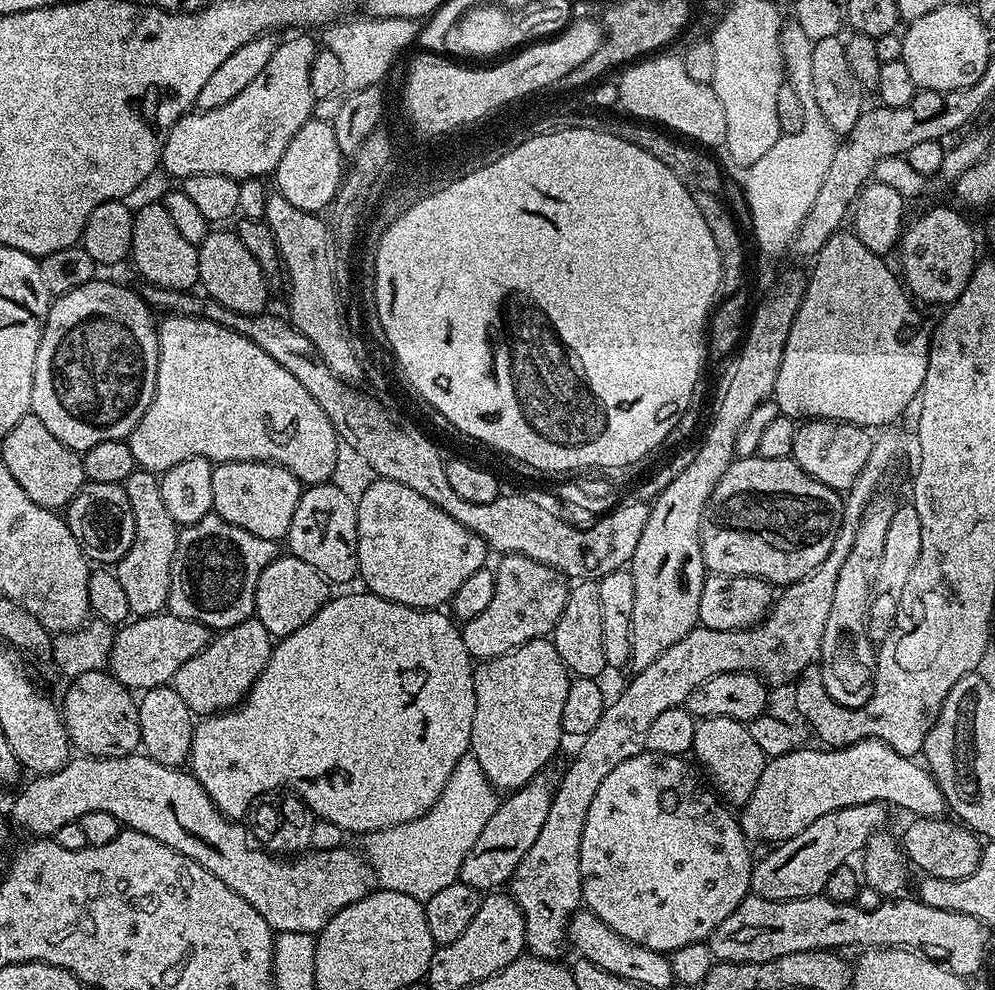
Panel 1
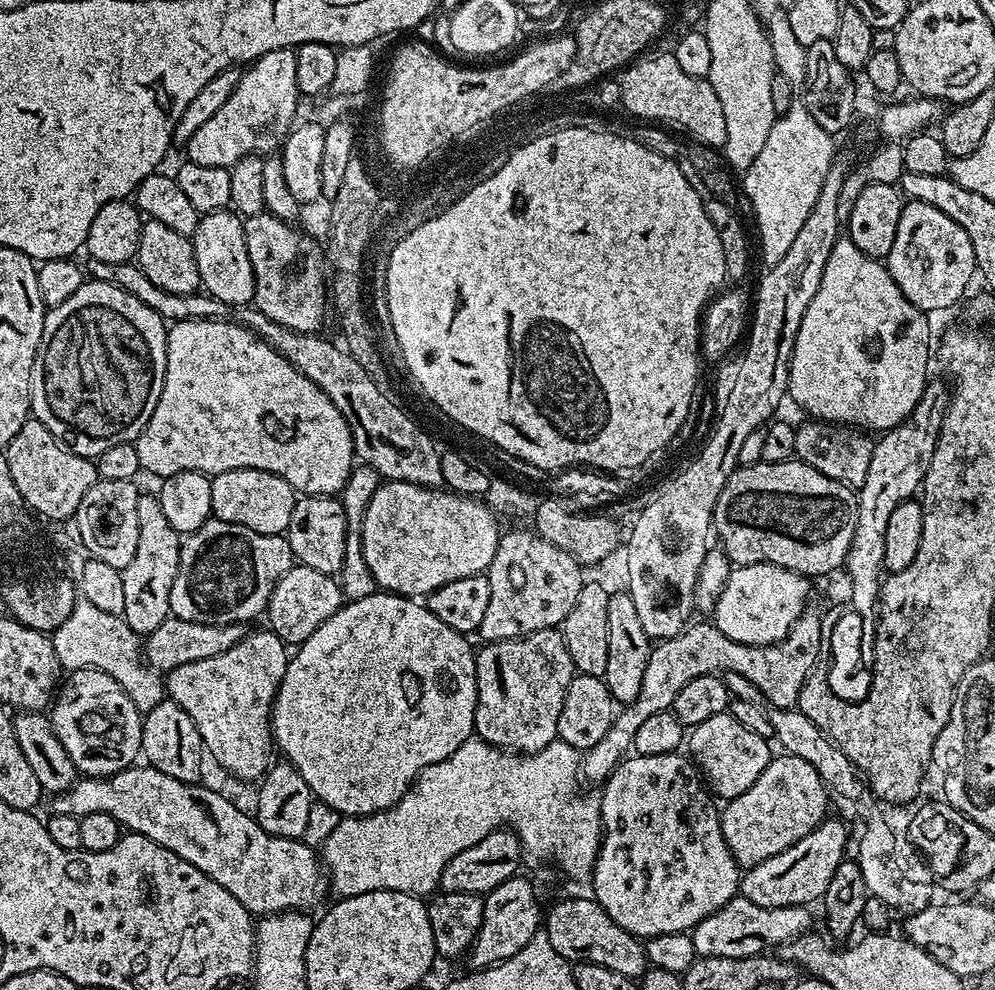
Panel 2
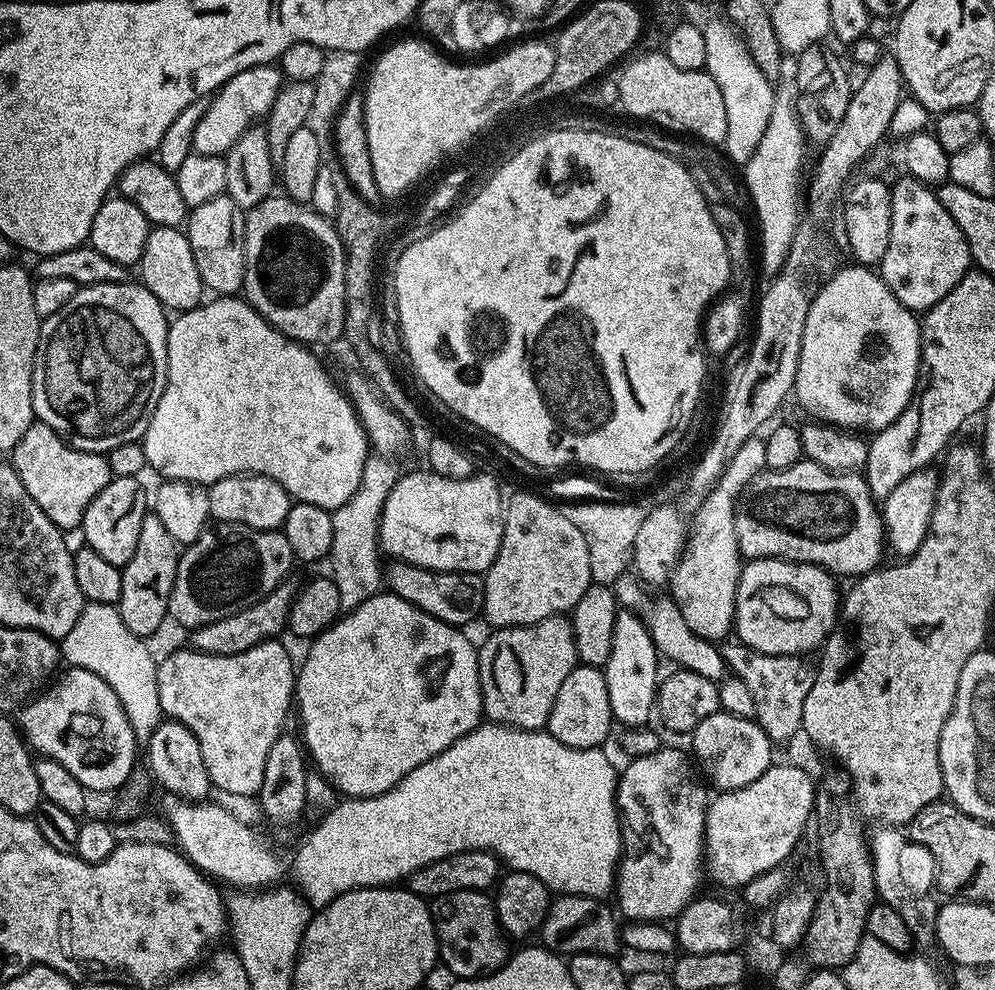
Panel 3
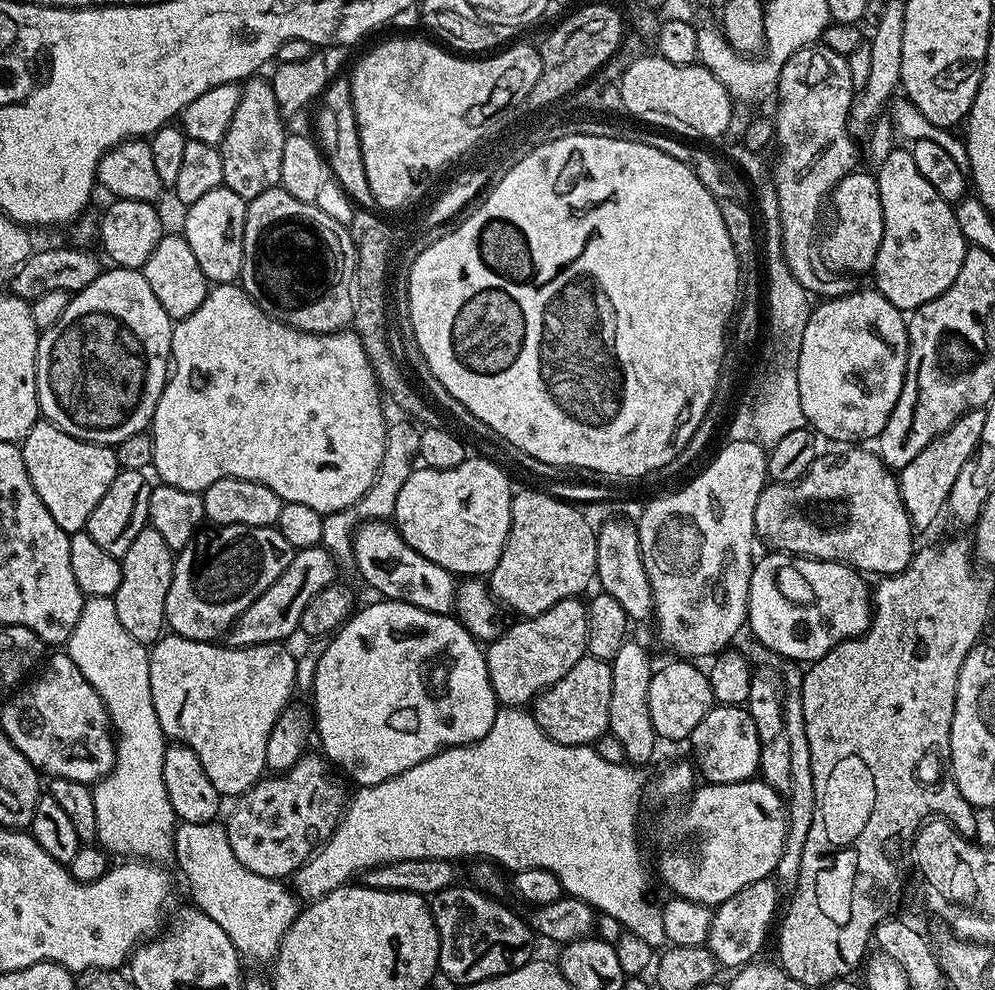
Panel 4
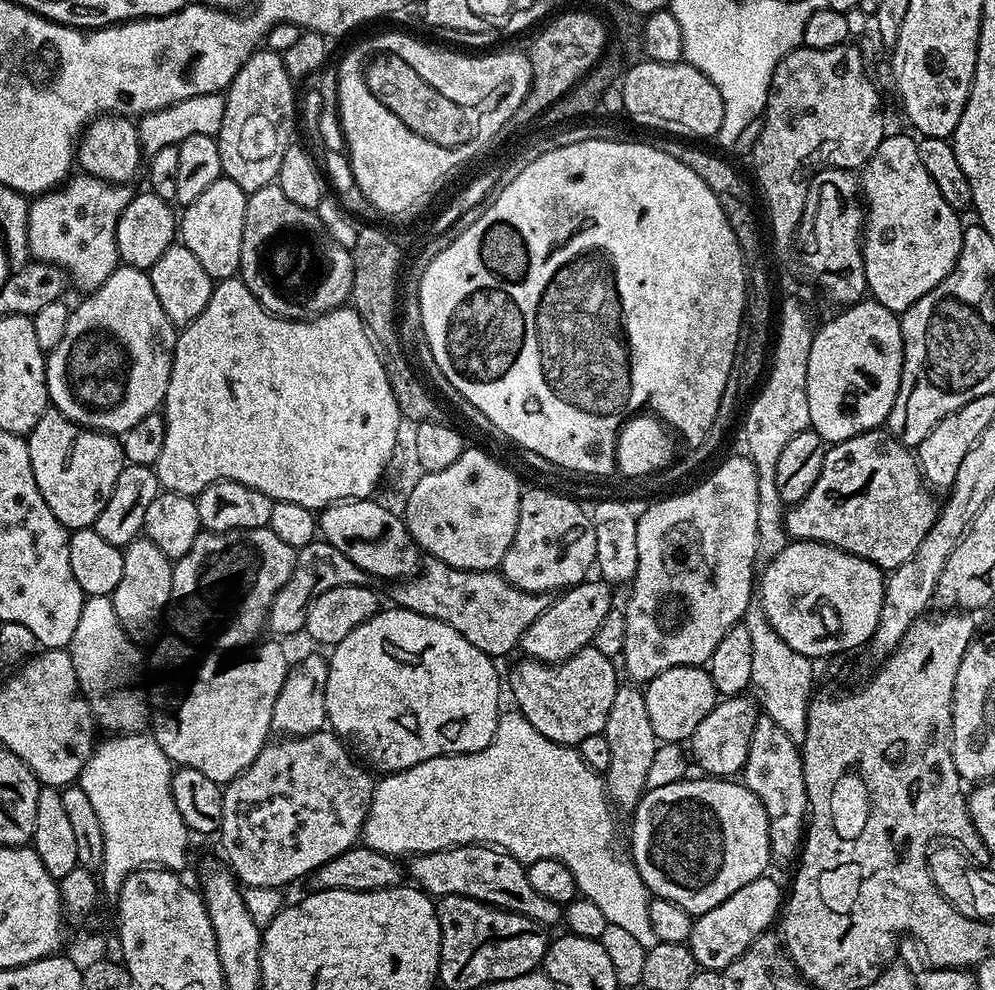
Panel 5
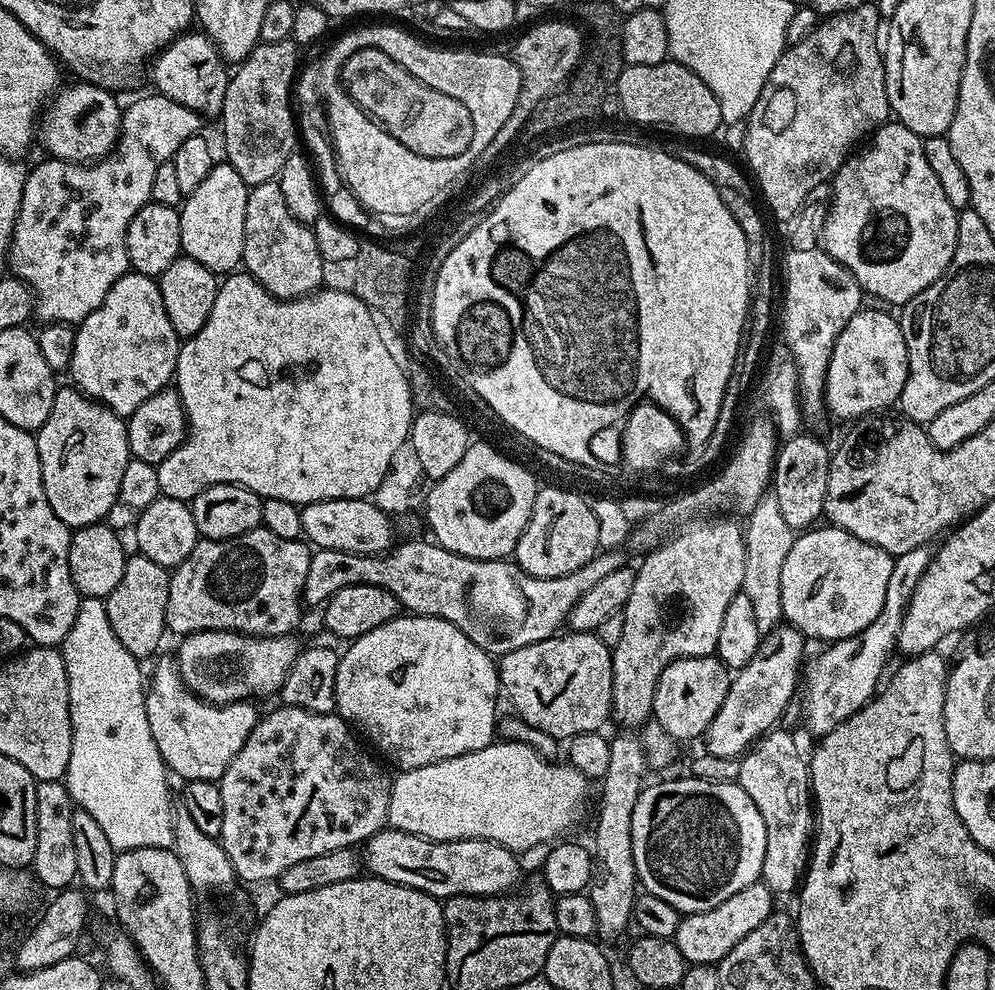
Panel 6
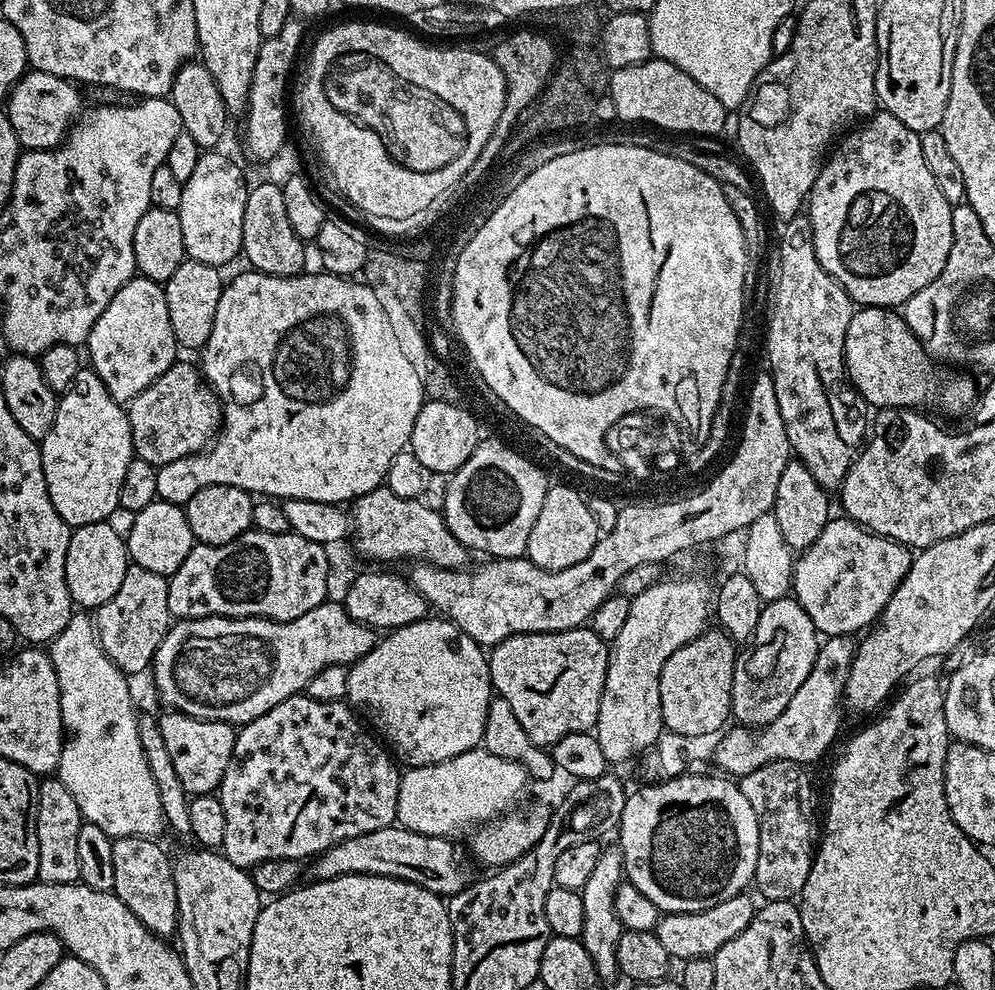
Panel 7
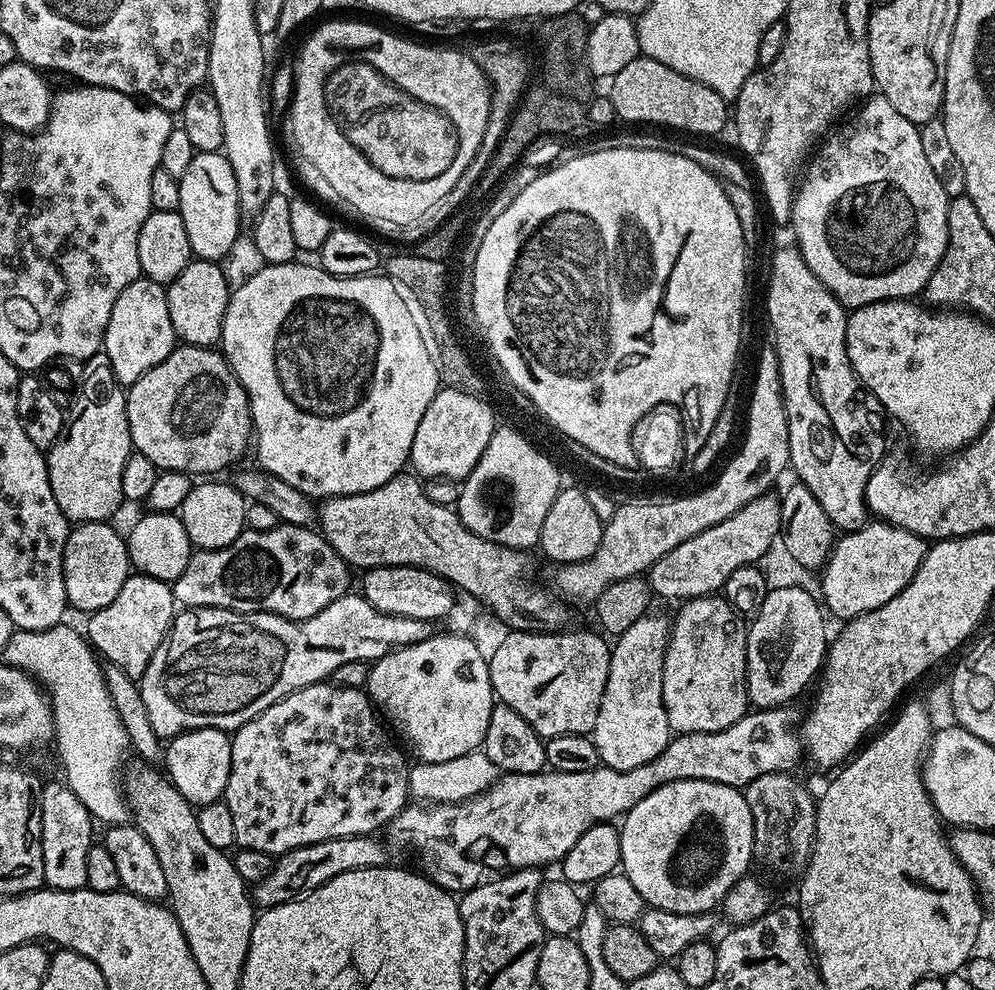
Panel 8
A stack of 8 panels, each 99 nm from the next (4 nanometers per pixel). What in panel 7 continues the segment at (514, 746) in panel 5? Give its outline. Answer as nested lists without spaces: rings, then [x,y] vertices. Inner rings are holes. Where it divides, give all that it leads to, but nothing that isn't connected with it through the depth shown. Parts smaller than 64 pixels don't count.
[[[483,746],[471,748],[469,752],[458,754],[446,762],[418,764],[409,767],[407,771],[400,778],[396,819],[399,827],[409,828],[423,836],[451,837],[452,832],[466,827],[467,824],[479,826],[496,819],[497,816],[503,816],[525,799],[524,787],[530,784],[529,774],[522,765],[507,761],[506,758],[498,758],[497,755],[488,753]]]

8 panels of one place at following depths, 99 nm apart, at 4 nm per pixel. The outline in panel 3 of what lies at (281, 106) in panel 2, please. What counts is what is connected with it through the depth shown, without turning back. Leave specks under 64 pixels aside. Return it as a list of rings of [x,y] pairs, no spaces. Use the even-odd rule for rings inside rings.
[[[275,63],[263,64],[257,68],[242,70],[242,74],[234,74],[234,78],[224,83],[219,92],[208,100],[206,114],[202,114],[198,130],[194,130],[193,152],[224,156],[230,146],[238,142],[238,138],[242,138],[249,128],[259,125],[271,113],[284,83],[284,73]]]

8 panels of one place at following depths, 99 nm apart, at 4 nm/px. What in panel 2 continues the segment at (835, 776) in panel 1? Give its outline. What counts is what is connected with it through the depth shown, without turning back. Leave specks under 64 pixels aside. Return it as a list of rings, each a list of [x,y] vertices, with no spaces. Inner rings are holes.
[[[777,755],[746,794],[738,794],[738,798],[723,805],[720,825],[726,846],[730,846],[741,869],[758,866],[758,862],[774,858],[774,854],[794,846],[798,838],[806,838],[806,834],[820,827],[826,819],[828,799],[830,793],[814,766],[792,755]]]

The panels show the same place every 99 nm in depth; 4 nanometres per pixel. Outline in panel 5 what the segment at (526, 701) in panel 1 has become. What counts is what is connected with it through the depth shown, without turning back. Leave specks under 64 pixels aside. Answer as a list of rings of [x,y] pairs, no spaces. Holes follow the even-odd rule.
[[[589,578],[572,588],[563,589],[549,603],[548,608],[538,616],[522,634],[518,648],[529,660],[540,660],[543,664],[560,664],[566,658],[578,654],[578,650],[589,647],[594,630],[602,626],[602,618],[614,606],[613,585],[601,578]]]

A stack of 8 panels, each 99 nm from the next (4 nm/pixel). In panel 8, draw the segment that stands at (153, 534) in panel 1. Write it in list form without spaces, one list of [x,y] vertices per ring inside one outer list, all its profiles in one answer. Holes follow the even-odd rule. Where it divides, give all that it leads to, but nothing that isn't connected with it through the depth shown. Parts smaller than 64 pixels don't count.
[[[130,574],[126,582],[122,582],[122,590],[118,590],[114,602],[87,617],[86,639],[108,664],[113,664],[132,680],[139,681],[146,666],[150,666],[150,658],[154,658],[158,646],[162,646],[168,637],[172,617],[177,611],[178,605],[169,581]]]

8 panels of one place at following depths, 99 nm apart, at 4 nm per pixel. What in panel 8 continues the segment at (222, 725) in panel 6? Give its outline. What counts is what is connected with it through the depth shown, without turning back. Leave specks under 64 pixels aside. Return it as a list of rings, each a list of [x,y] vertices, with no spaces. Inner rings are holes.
[[[199,728],[178,734],[167,741],[166,747],[163,749],[162,768],[168,779],[182,794],[182,798],[186,798],[189,804],[193,806],[209,804],[223,797],[226,782],[230,782],[231,753],[232,738],[229,733],[220,728]]]

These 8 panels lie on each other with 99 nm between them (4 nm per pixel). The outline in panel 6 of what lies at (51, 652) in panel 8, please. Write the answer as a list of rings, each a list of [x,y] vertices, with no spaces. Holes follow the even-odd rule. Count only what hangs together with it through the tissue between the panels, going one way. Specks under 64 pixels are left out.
[[[86,596],[81,599],[78,618],[74,618],[74,626],[70,626],[70,634],[66,634],[62,645],[64,661],[66,662],[66,678],[70,686],[70,726],[72,727],[72,749],[70,750],[70,762],[64,772],[63,783],[68,788],[68,793],[75,807],[86,810],[98,827],[106,833],[110,846],[114,846],[117,852],[138,850],[139,848],[171,848],[174,842],[174,826],[172,825],[174,798],[168,793],[168,780],[170,773],[164,766],[162,754],[158,754],[158,746],[154,742],[154,734],[150,734],[150,722],[146,722],[146,672],[140,669],[141,661],[122,642],[118,642],[118,634],[114,634],[114,628],[110,626],[108,617],[108,605],[101,597]]]

